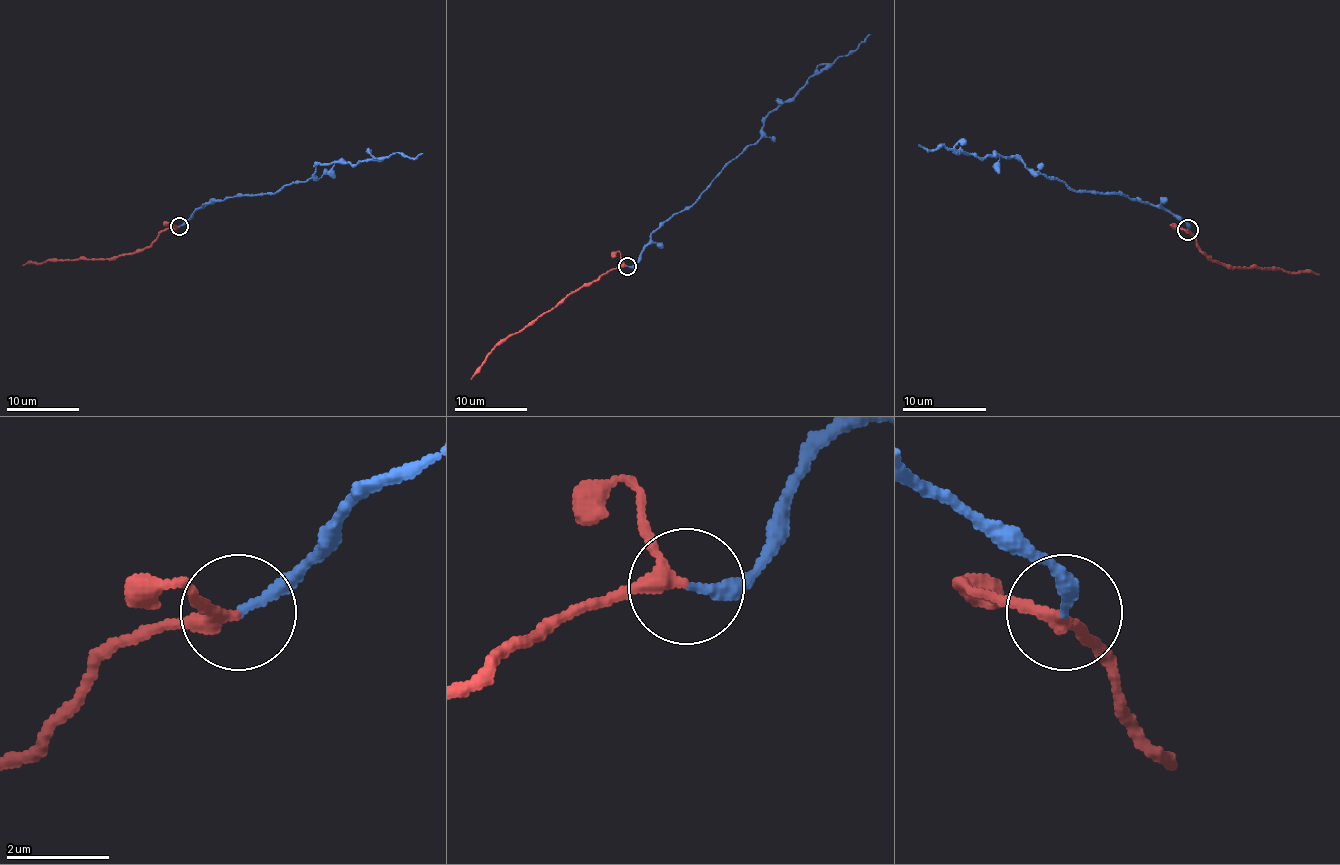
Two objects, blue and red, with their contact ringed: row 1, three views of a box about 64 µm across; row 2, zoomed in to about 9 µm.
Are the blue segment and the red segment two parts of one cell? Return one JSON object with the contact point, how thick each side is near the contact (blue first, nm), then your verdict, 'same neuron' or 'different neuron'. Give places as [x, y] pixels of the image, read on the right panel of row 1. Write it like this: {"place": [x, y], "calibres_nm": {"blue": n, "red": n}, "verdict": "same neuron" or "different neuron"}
{"place": [1188, 230], "calibres_nm": {"blue": 200, "red": 240}, "verdict": "same neuron"}

